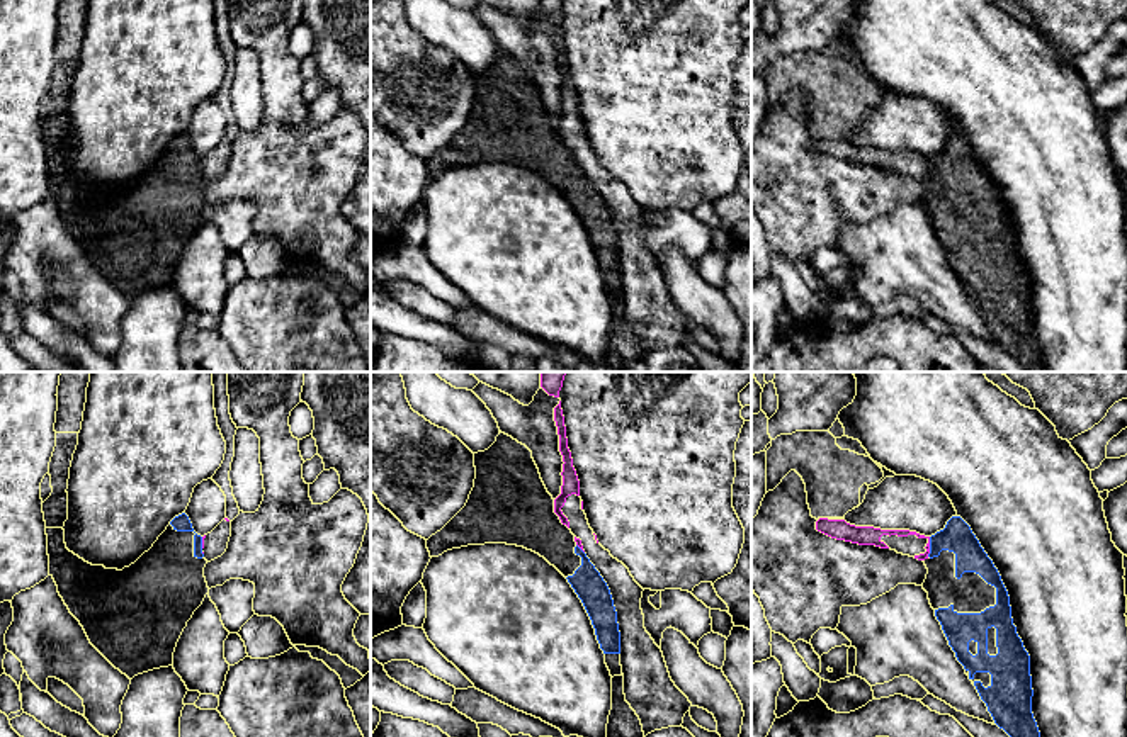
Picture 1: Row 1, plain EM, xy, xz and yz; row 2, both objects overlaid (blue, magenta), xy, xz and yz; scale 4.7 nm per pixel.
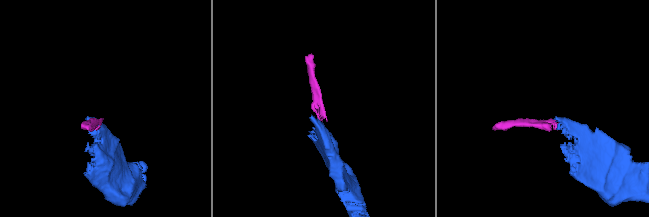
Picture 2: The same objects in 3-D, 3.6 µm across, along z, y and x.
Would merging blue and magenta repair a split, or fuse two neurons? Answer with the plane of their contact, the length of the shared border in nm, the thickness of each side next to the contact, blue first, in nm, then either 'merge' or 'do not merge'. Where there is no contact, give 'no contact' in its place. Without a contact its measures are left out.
yz | 100 nm | 150/40 nm | do not merge

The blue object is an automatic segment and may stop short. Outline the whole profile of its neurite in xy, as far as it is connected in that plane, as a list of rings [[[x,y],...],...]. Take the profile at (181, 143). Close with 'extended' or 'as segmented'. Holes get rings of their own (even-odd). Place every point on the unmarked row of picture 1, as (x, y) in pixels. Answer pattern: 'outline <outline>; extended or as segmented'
outline [[[59,0],[56,31],[56,66],[49,82],[51,115],[42,122],[48,155],[49,195],[70,233],[83,246],[90,263],[122,294],[138,294],[173,285],[177,262],[209,212],[202,173],[202,156],[192,148],[185,132],[175,136],[153,166],[134,183],[117,188],[92,185],[70,172],[65,163],[68,139],[68,98],[73,73],[78,65],[87,7],[90,0]]]; extended

